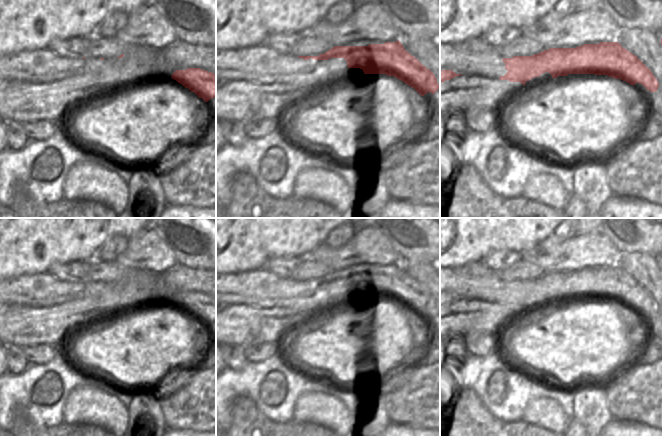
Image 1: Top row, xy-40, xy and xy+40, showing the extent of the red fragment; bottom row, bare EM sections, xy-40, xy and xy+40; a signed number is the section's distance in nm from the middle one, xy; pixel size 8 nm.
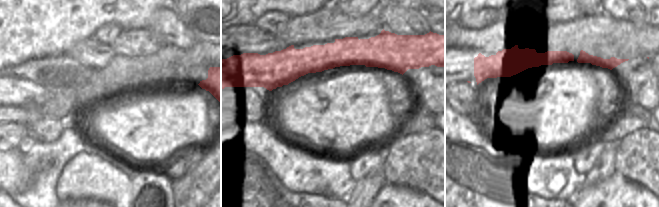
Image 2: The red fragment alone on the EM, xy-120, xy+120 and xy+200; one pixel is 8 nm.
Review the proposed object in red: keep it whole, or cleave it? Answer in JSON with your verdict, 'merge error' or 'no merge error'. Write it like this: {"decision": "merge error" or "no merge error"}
{"decision": "merge error"}

